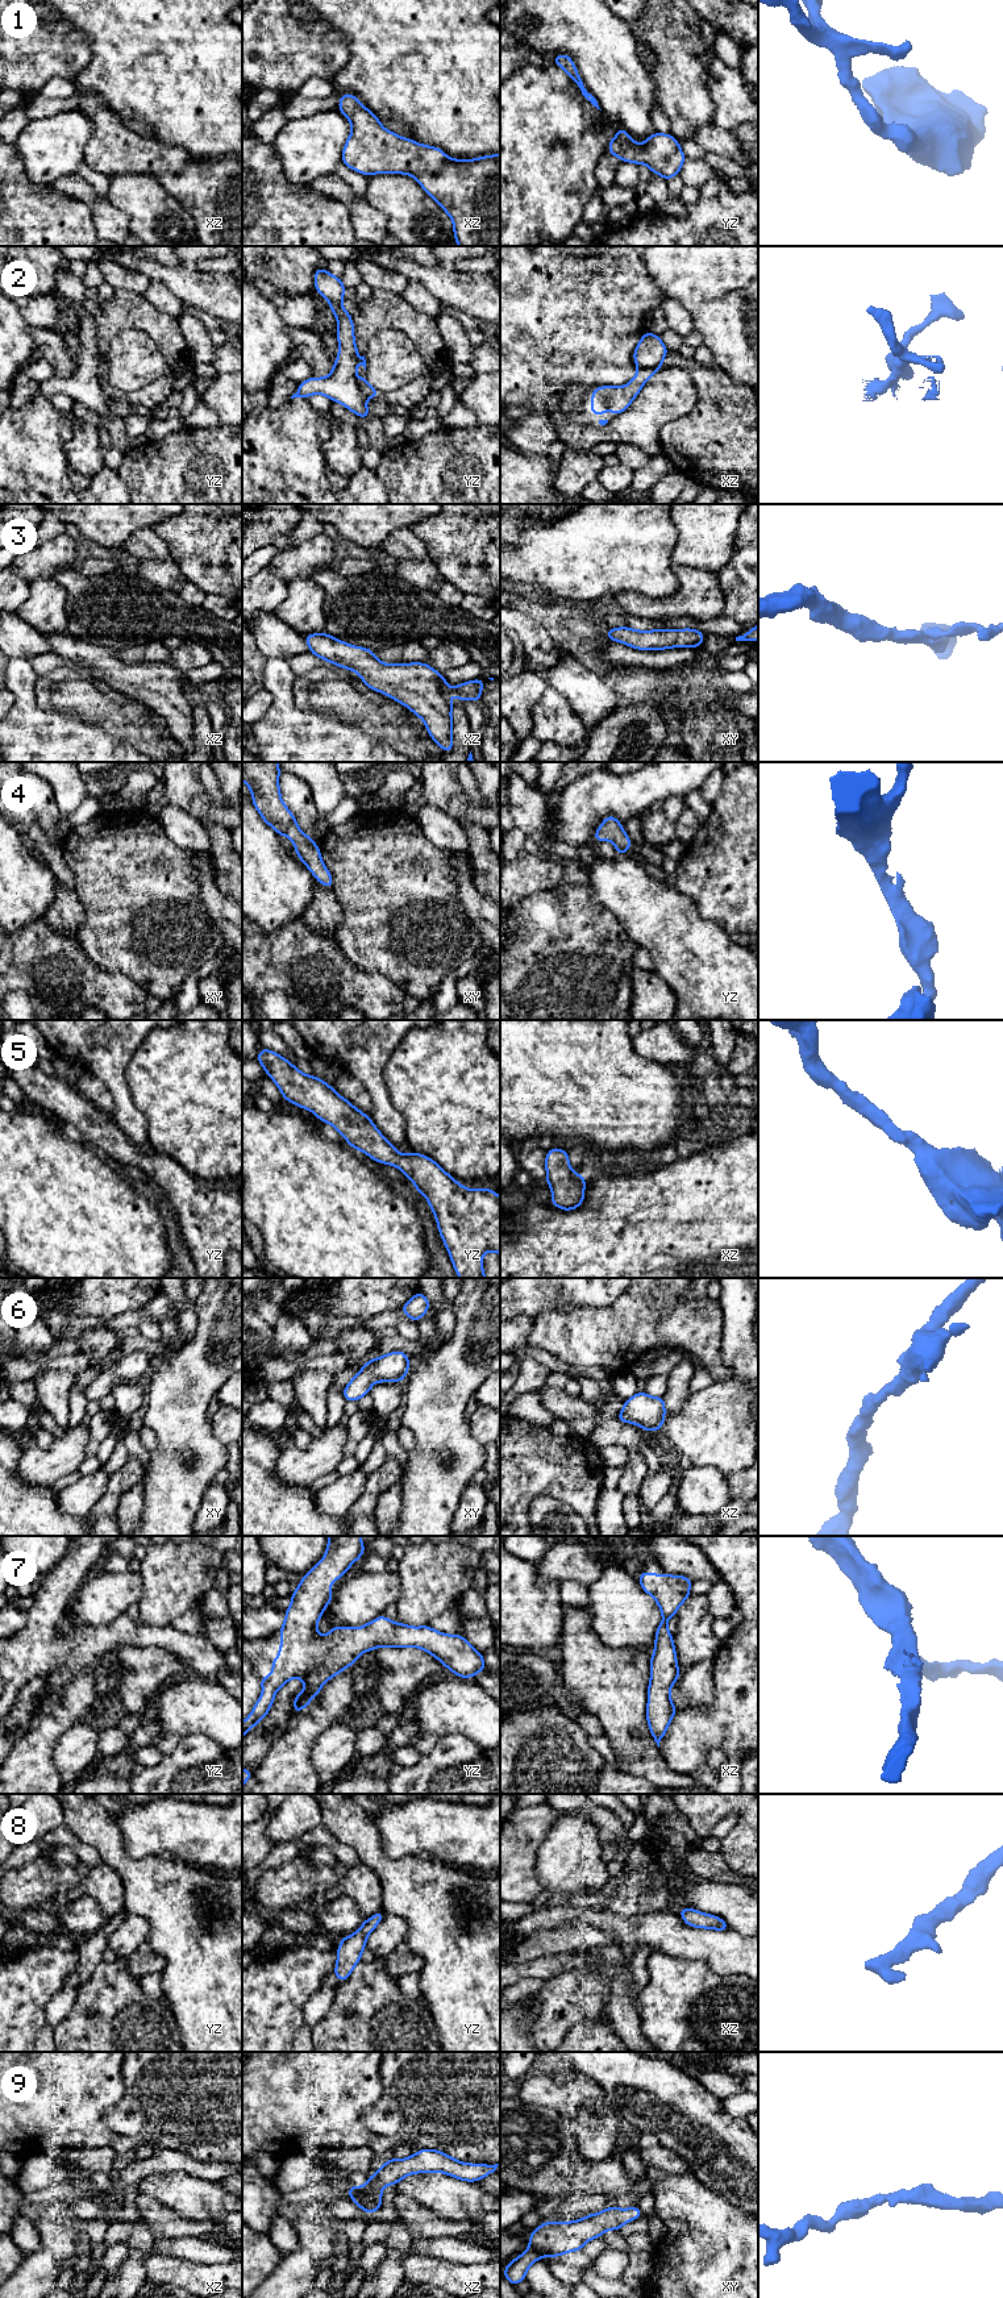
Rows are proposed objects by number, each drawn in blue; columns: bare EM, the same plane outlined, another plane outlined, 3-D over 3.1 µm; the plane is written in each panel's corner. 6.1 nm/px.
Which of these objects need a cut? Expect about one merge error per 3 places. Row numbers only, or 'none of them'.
2

